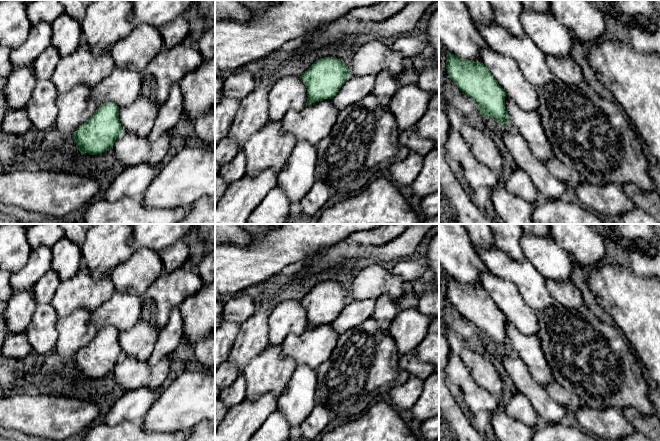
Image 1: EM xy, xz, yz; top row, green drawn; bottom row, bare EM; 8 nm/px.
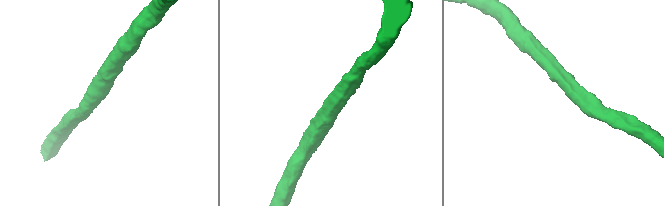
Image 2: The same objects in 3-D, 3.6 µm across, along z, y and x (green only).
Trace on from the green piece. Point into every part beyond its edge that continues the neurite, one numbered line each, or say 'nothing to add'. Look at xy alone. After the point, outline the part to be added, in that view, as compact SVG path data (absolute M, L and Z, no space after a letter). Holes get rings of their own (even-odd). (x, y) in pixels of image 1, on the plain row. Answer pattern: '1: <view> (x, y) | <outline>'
nothing to add

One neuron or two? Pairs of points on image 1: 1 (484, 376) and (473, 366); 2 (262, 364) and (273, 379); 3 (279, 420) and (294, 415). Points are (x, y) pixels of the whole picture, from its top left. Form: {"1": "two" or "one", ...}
{"1": "one", "2": "one", "3": "two"}

